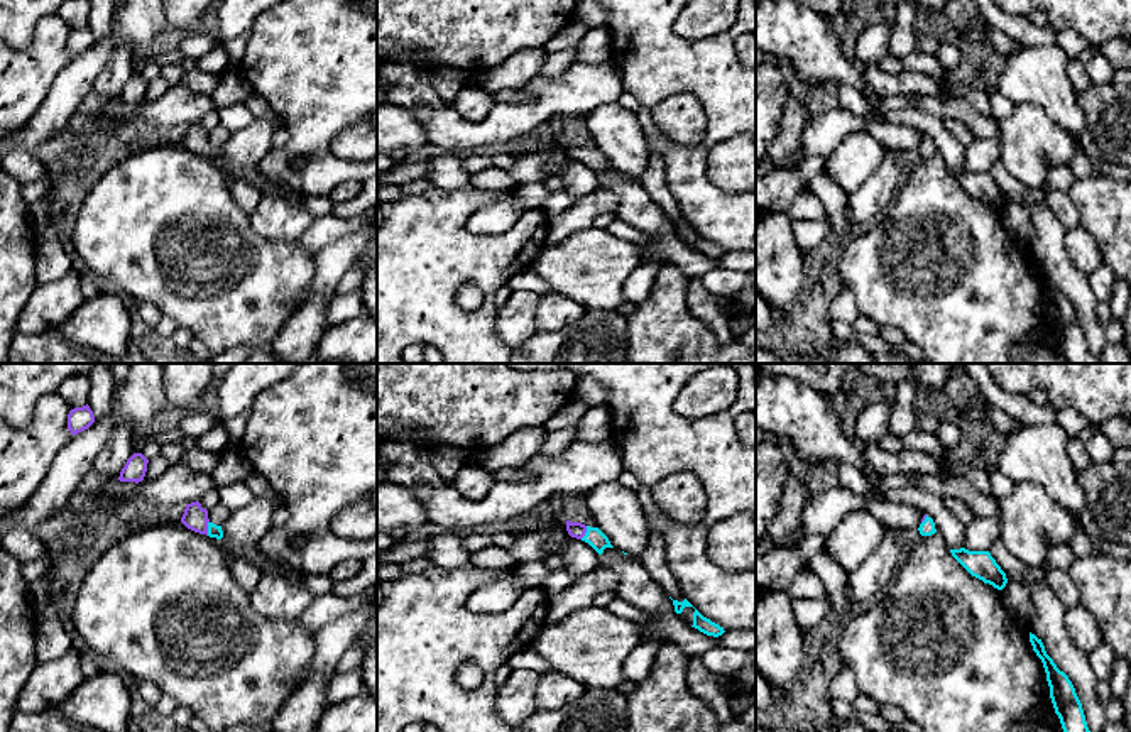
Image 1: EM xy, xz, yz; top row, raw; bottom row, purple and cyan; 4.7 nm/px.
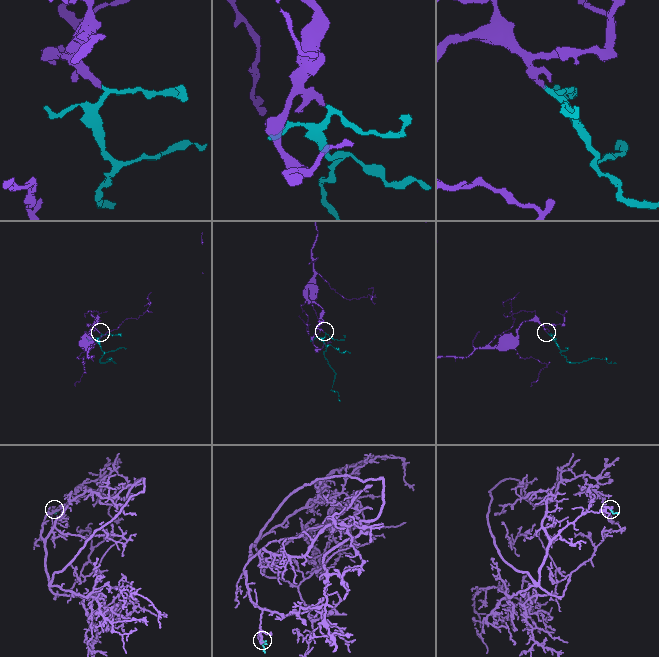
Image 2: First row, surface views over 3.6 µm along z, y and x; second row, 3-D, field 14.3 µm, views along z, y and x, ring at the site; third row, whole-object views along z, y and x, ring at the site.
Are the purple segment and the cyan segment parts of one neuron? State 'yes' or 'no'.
yes

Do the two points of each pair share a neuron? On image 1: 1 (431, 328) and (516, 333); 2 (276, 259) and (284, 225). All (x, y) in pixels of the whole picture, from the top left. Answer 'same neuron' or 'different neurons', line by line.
1: different neurons
2: different neurons

